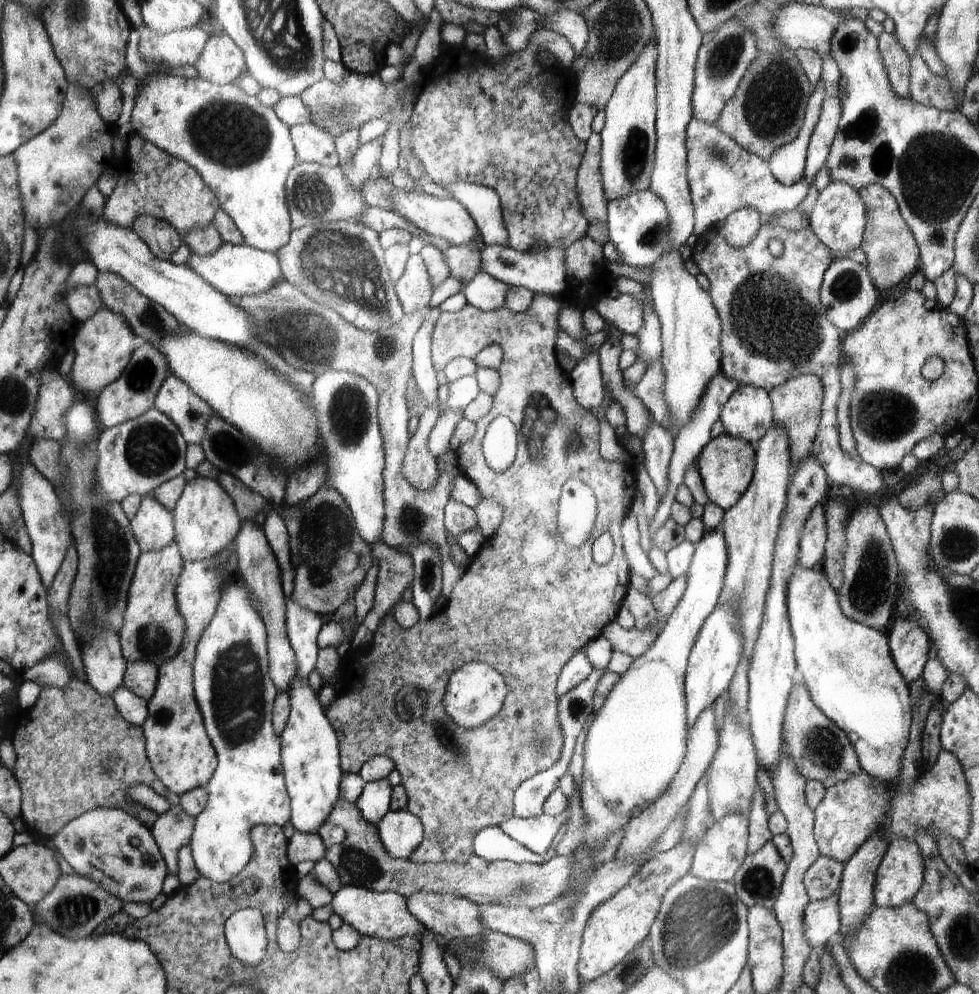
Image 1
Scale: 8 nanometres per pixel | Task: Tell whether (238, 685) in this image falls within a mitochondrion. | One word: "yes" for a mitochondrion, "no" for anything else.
yes

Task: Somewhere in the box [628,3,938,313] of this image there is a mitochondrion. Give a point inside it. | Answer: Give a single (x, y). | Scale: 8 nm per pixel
(772, 102)

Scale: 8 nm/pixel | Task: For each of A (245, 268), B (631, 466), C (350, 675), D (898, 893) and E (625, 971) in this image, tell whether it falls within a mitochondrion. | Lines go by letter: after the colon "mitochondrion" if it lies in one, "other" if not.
A: other
B: other
C: other
D: other
E: mitochondrion

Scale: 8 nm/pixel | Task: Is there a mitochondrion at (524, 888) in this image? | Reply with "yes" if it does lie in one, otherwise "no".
yes

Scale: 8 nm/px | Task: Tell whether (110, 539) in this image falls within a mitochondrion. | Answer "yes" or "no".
yes

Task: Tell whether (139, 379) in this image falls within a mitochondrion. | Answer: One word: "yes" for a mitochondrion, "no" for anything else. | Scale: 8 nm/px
yes

